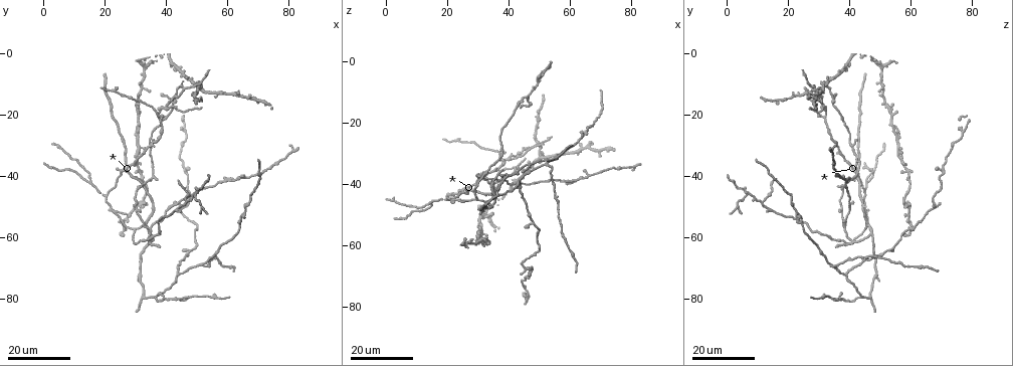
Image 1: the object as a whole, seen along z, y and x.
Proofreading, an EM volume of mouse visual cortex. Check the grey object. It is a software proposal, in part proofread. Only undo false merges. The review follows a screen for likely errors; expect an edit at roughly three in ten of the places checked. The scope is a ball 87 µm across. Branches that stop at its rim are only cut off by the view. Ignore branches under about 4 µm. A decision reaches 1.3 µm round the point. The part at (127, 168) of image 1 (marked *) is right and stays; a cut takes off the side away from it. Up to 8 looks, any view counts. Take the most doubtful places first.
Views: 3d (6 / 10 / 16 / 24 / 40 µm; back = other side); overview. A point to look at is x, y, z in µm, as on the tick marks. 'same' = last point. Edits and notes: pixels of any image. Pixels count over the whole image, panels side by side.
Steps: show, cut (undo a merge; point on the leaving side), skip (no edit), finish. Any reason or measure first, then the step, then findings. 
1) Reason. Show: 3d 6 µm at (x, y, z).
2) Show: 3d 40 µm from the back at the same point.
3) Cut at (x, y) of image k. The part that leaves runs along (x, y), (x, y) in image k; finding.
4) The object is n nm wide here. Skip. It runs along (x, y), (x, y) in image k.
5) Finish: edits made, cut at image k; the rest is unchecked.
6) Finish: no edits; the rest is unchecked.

Small branch off a trunk. Show: 3d 24 µm at (40.0, 18.0, 32.0).

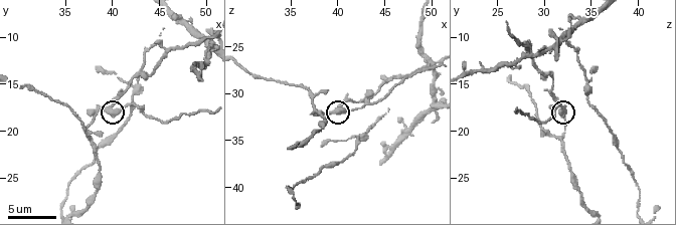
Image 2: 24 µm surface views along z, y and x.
Show: 3d 6 µm at the same point.

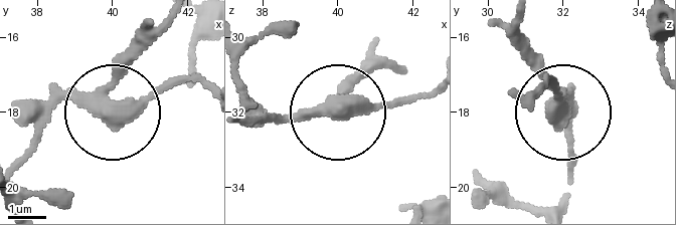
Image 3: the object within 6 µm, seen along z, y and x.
The object is 370 nm wide here. Cut at (155, 92) of image 3. The part that leaves runs along (99, 99), (144, 99), (201, 80) in image 3; two neurons meet here.

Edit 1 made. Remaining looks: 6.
Show: 3d 24 µm at (49.5, 45.5, 7.5).

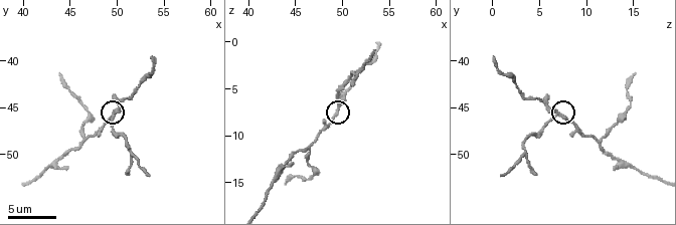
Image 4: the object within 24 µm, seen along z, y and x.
Show: 3d 6 µm at (49.6, 45.8, 6.8).

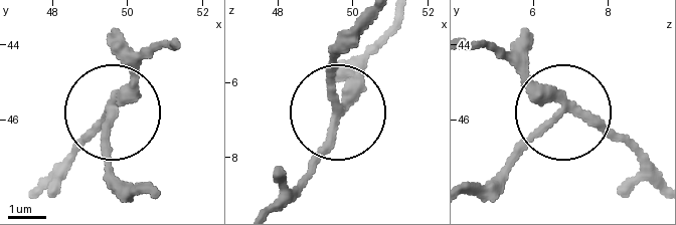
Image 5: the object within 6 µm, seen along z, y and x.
The object is 260 nm wide here. Cut at (108, 154) of image 5. The part that leaves runs along (110, 113), (113, 171), (139, 193) in image 5; two neurons meet here.

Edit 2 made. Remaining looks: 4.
Show: overview.

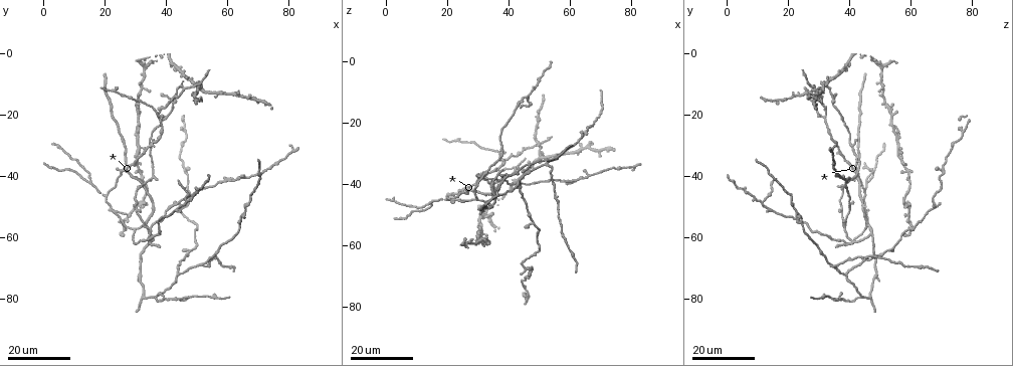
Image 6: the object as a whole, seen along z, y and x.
Three-way junction. Show: 3d 16 µm at (15.0, 42.5, 46.5).

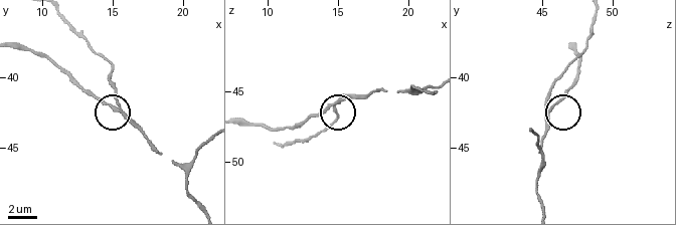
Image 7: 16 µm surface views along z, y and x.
Closer look. Show: 3d 6 µm at (15.2, 42.0, 45.6).

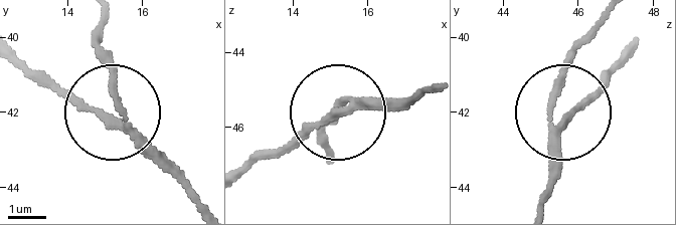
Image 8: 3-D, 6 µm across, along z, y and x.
Show: 3d 6 µm from the back at (15.15, 42.15, 45.60).

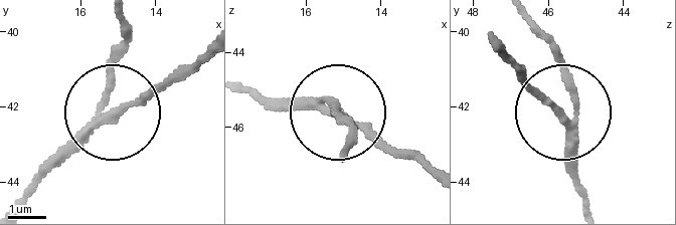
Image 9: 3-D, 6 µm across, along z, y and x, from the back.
The object is 170 nm wide here. Cut at (107, 69) of image 9. The part that leaves runs along (90, 122), (125, 19) in image 9; two neurons meet here.

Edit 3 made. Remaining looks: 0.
Finish: edits made, cut at image 3, cut at image 5, cut at image 9; the rest is unchecked.

